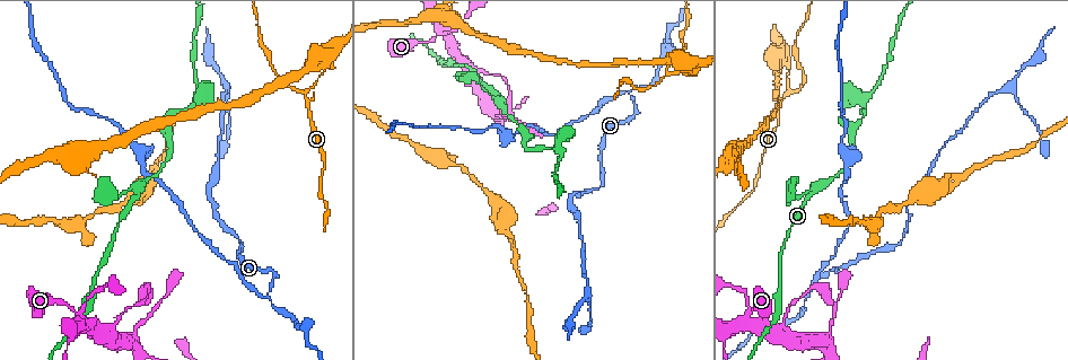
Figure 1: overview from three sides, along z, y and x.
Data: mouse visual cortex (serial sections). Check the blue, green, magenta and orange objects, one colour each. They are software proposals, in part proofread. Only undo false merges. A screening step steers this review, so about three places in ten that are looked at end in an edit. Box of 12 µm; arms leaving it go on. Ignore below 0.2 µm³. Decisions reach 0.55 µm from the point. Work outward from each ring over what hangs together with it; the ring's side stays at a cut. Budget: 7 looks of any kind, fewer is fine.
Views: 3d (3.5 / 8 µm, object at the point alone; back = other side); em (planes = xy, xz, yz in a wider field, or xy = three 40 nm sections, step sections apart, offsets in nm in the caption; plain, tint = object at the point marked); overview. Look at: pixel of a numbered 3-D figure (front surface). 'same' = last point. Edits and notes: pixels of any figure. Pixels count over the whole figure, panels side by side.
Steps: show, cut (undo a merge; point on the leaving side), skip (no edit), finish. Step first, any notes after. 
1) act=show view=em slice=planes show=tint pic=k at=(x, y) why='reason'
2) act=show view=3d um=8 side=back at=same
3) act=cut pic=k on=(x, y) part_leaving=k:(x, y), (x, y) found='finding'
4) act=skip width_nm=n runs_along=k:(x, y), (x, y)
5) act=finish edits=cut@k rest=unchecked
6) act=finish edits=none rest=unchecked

act=show view=3d um=8 pic=1 at=(632, 95) why='three arms meet'

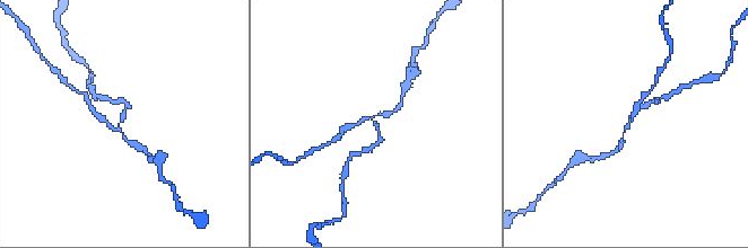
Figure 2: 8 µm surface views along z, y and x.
act=show view=em slice=xy step=3 show=tint pic=2 at=(374, 122) arms=3 arm_widths_nm=150,150,200 why='need the tissue'

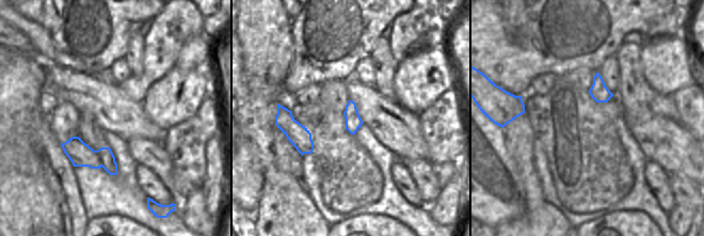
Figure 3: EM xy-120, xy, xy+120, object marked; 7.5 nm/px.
act=cut pic=2 on=(101, 118) part_leaving=2:(116, 129), (90, 108), (85, 96) found='a second cell is stuck on'

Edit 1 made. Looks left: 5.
act=show view=3d um=3.5 pic=1 at=(442, 32) why='branch point'

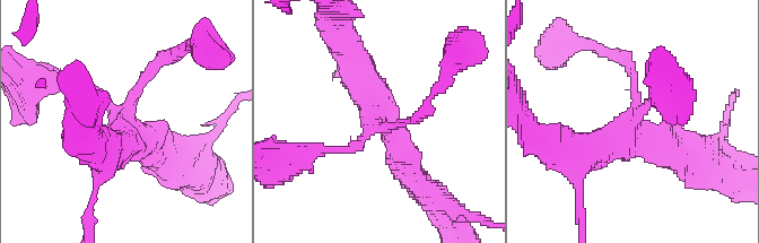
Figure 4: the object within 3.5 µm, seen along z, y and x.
act=show view=em slice=xy step=2 show=tint pic=4 at=(375, 118) arms=4 arm_widths_nm=150,150,400,500

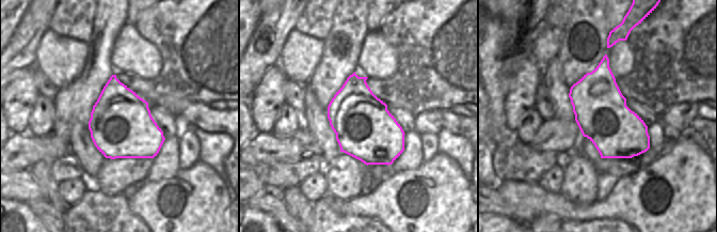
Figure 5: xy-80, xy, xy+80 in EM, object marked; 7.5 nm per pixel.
act=skip runs_along=4:(85, 86), (158, 155) found='one cell here'

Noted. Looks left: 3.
act=show view=3d um=3.5 side=back pic=1 at=(862, 98)

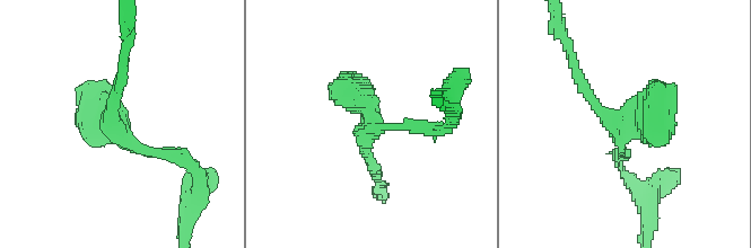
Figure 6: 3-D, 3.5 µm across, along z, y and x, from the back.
act=skip runs_along=6:(183, 156), (134, 148), (83, 89) found='continuous, no second cell'

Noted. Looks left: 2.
act=finish edits=cut@2 rest=unchecked

